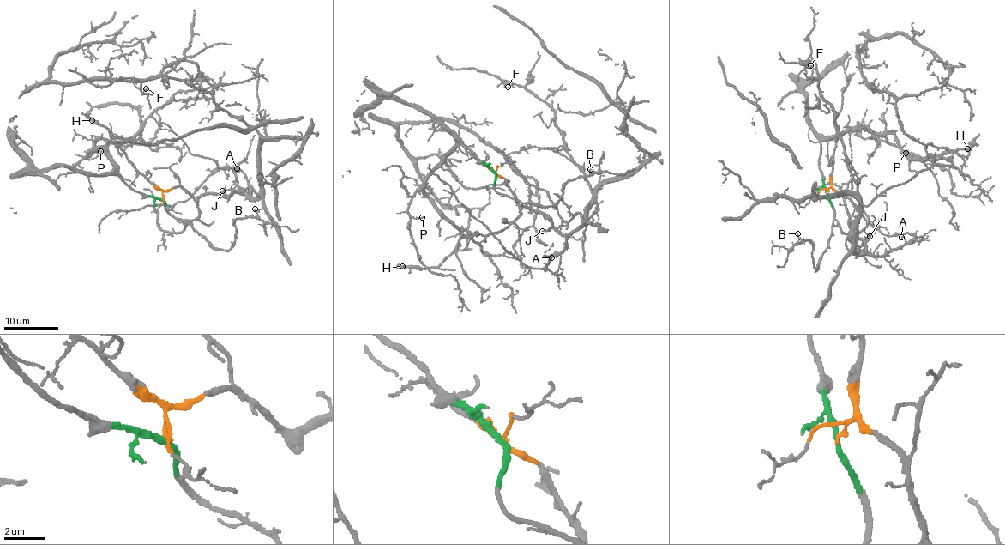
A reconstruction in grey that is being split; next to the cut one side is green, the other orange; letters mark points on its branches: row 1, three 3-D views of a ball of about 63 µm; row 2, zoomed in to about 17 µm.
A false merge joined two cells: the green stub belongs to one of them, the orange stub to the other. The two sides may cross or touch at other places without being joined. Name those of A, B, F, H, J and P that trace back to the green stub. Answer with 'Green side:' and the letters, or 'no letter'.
Green side: B, H, P

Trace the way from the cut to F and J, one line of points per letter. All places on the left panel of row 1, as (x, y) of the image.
F: (162, 199), (176, 186), (253, 198), (259, 132), (211, 93), (164, 76), (147, 87)
J: (162, 199), (165, 191), (176, 186), (194, 196), (227, 195), (231, 191), (228, 189), (223, 190)

